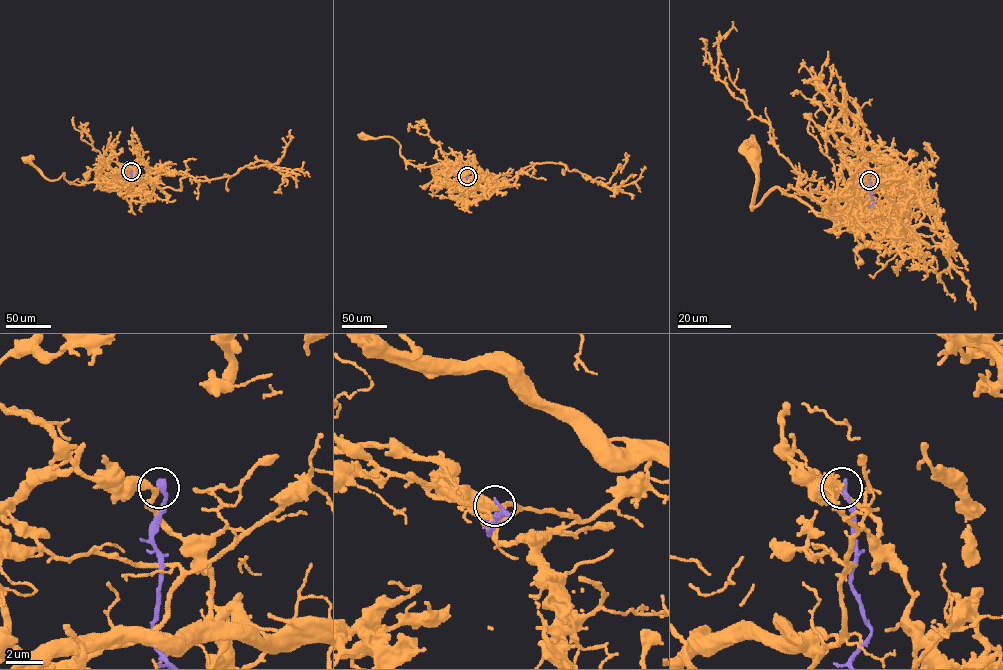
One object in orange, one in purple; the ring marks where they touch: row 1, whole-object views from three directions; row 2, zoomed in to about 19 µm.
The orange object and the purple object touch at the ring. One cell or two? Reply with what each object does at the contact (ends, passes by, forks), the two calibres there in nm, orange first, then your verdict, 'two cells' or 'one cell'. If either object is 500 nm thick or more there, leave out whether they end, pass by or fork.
orange passes by; purple ends there; 280 nm thick on the orange side, 360 nm on the other; two cells

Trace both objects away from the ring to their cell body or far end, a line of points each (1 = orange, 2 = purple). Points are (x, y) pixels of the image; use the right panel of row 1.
1: (869, 180), (857, 225), (820, 217), (777, 187), (751, 208), (758, 166), (749, 148)
2: (870, 180), (872, 207)

